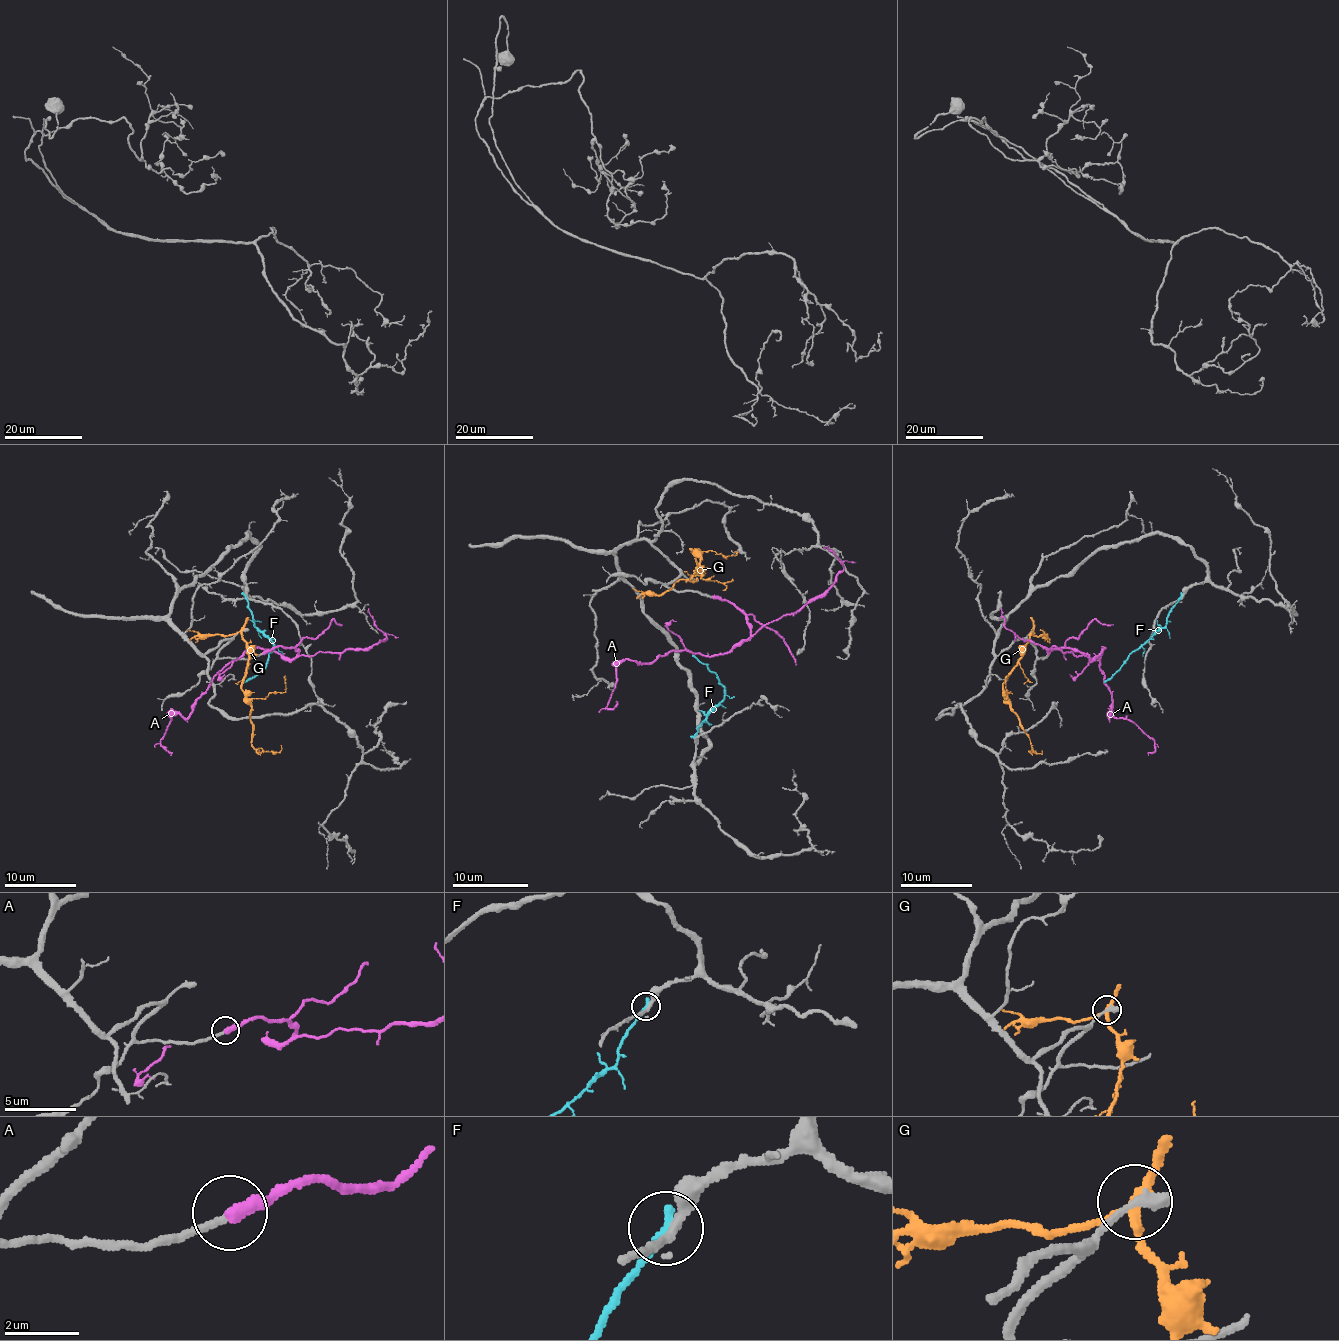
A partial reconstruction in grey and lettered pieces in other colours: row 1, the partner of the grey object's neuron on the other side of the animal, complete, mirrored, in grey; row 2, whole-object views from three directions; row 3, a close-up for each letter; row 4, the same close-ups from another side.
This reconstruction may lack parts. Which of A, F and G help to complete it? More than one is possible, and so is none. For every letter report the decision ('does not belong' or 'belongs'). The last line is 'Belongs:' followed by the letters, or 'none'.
A: belongs
F: does not belong
G: does not belong
Belongs: A

